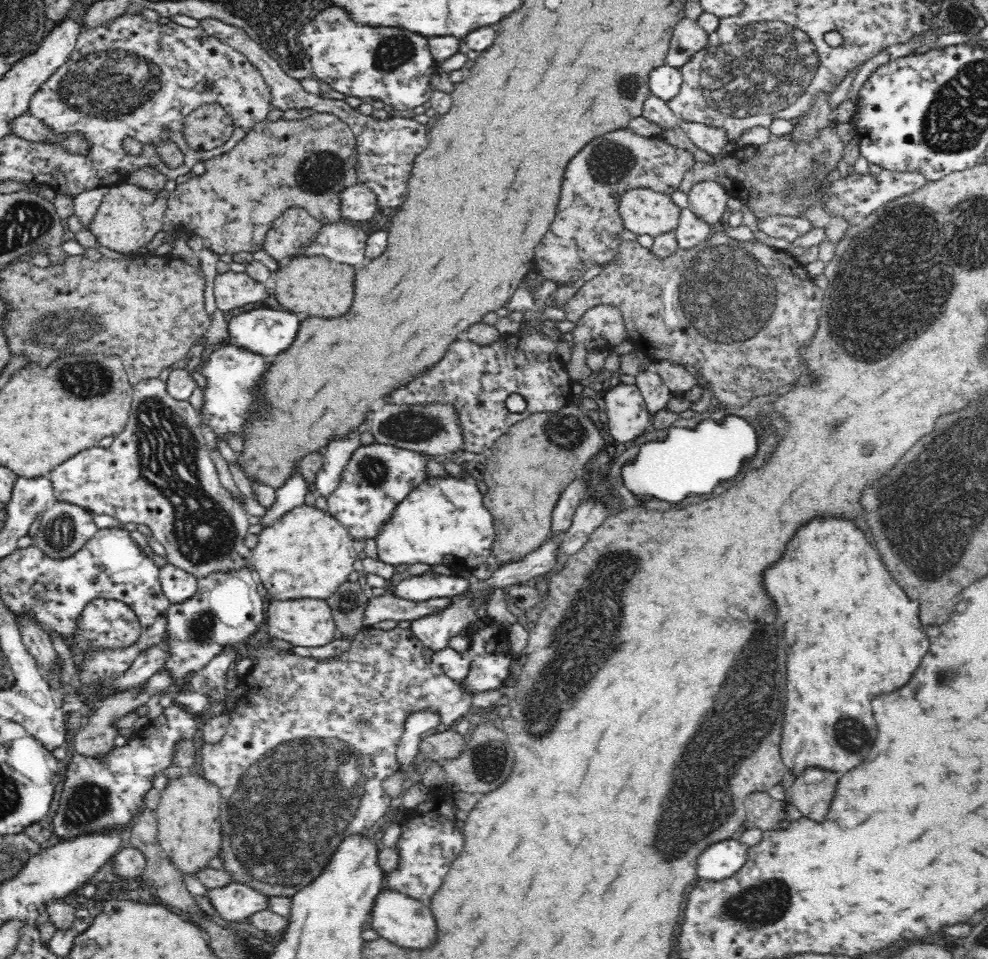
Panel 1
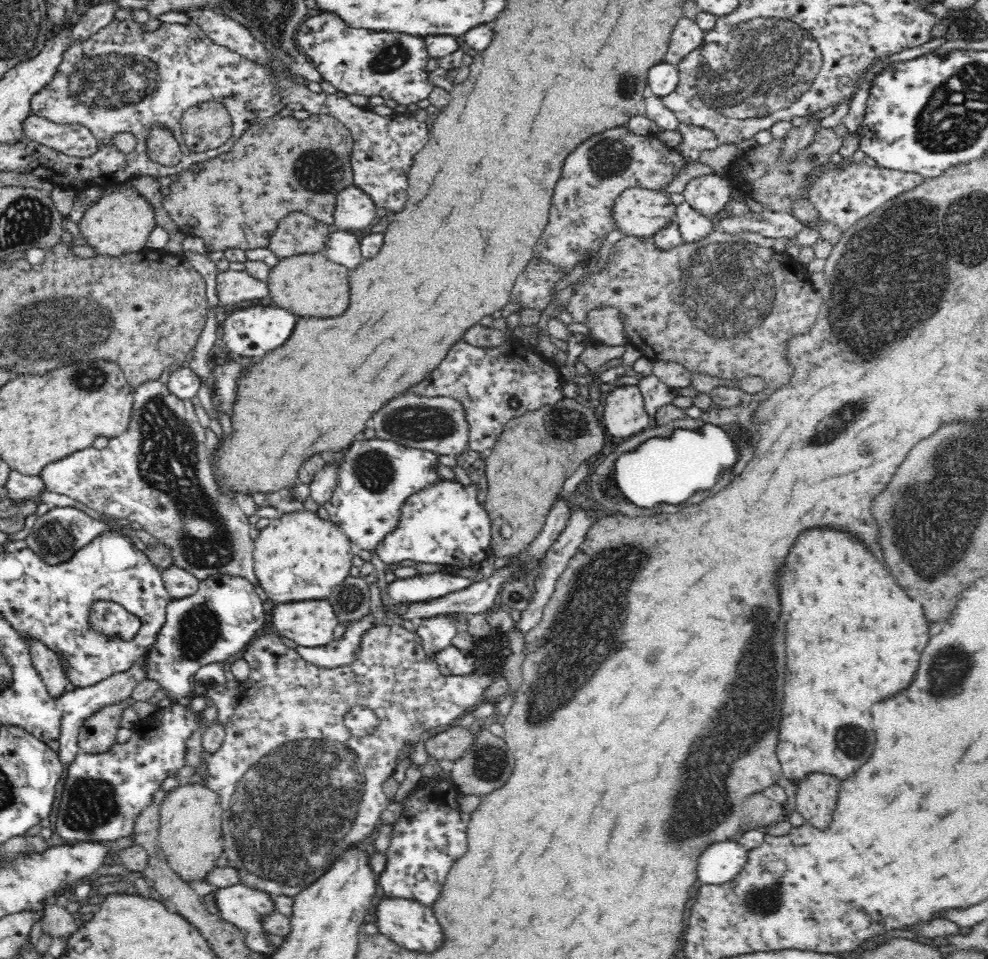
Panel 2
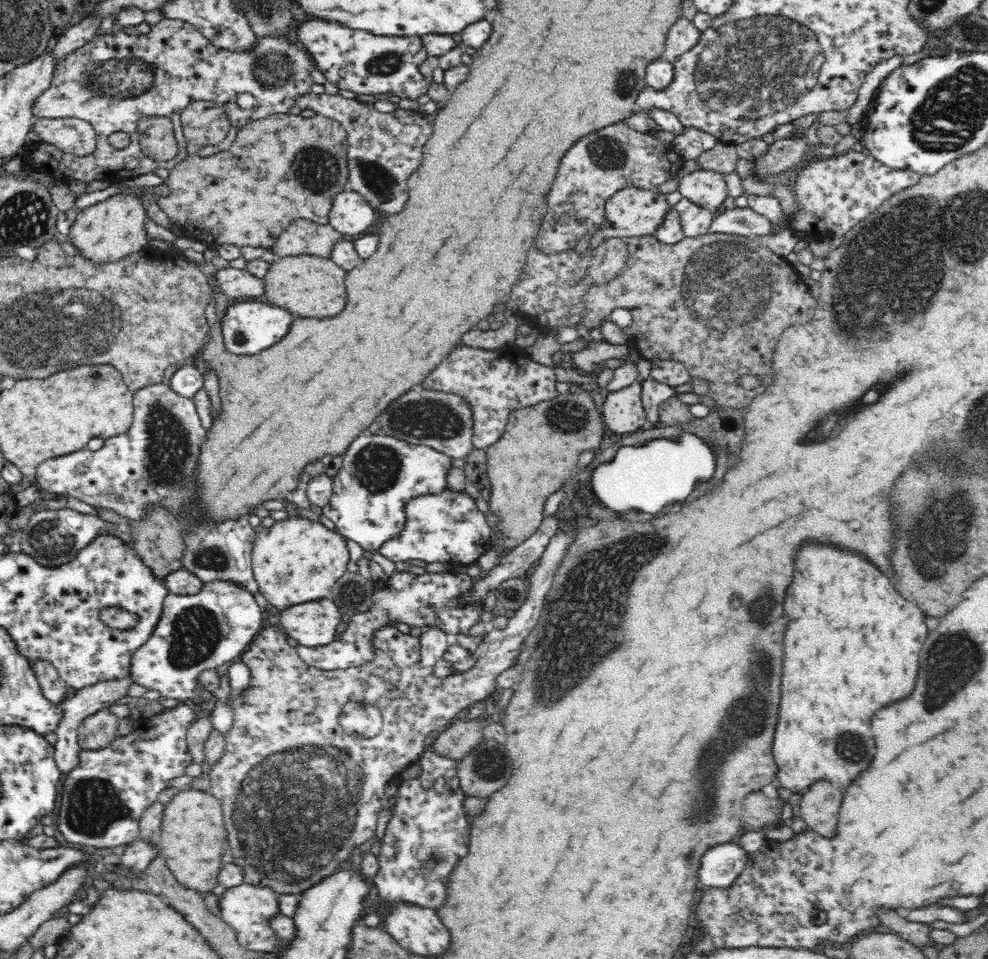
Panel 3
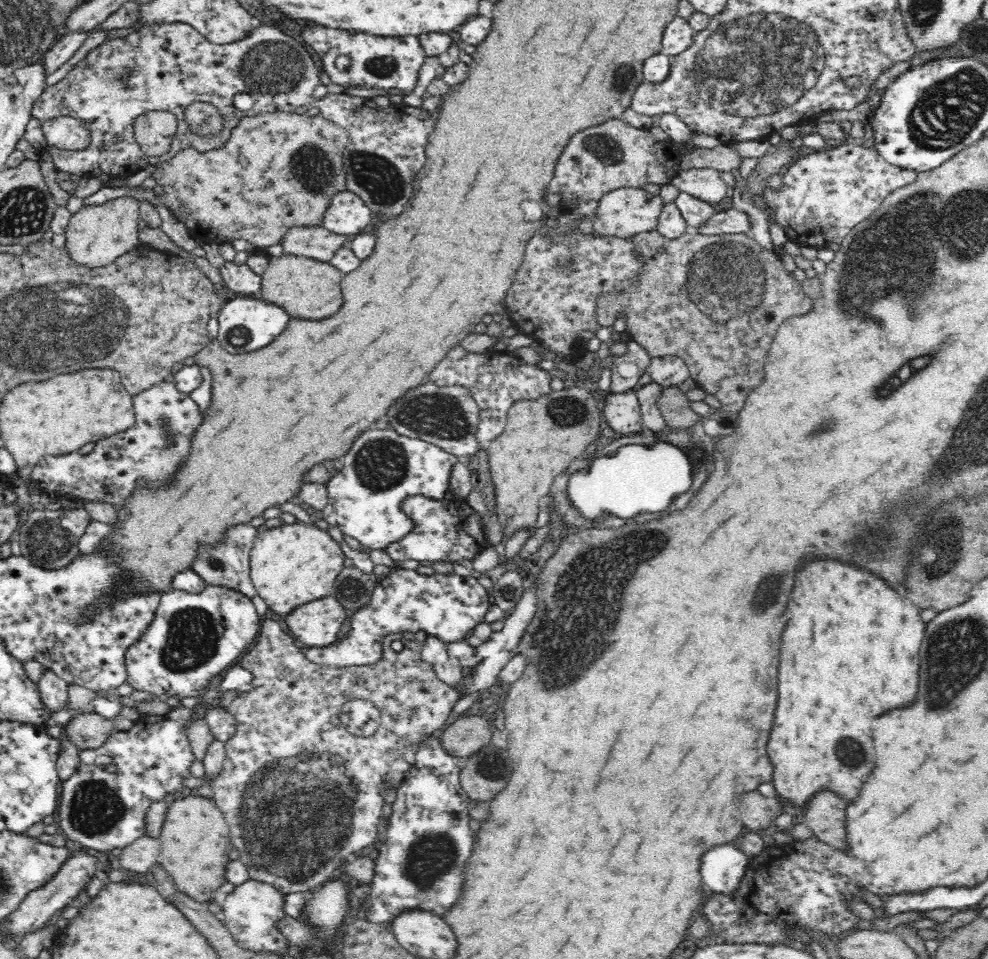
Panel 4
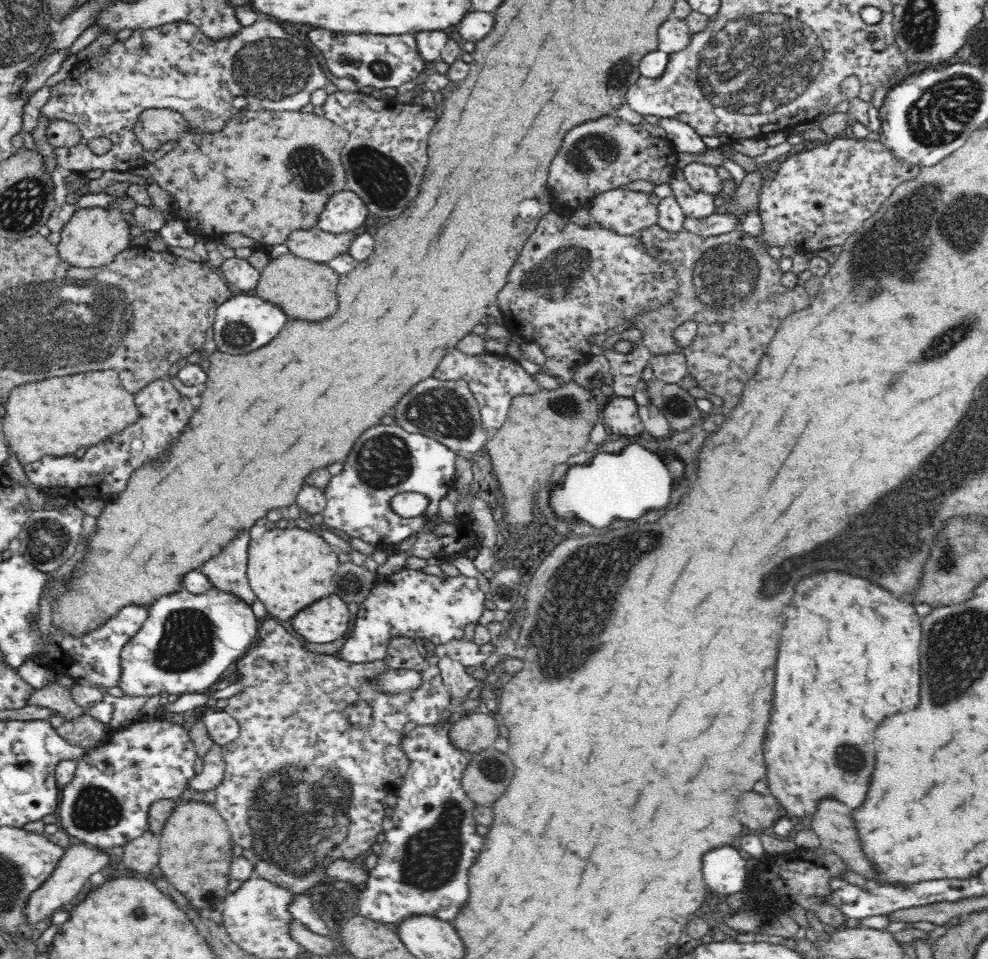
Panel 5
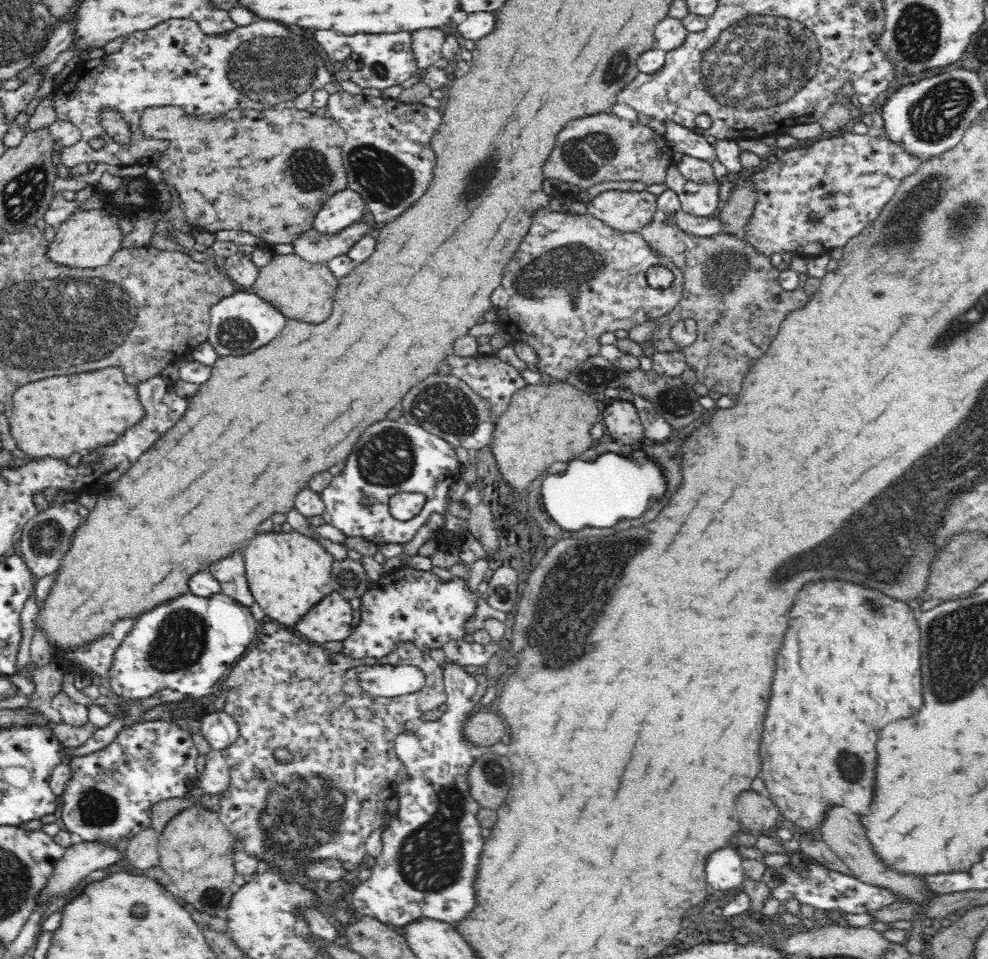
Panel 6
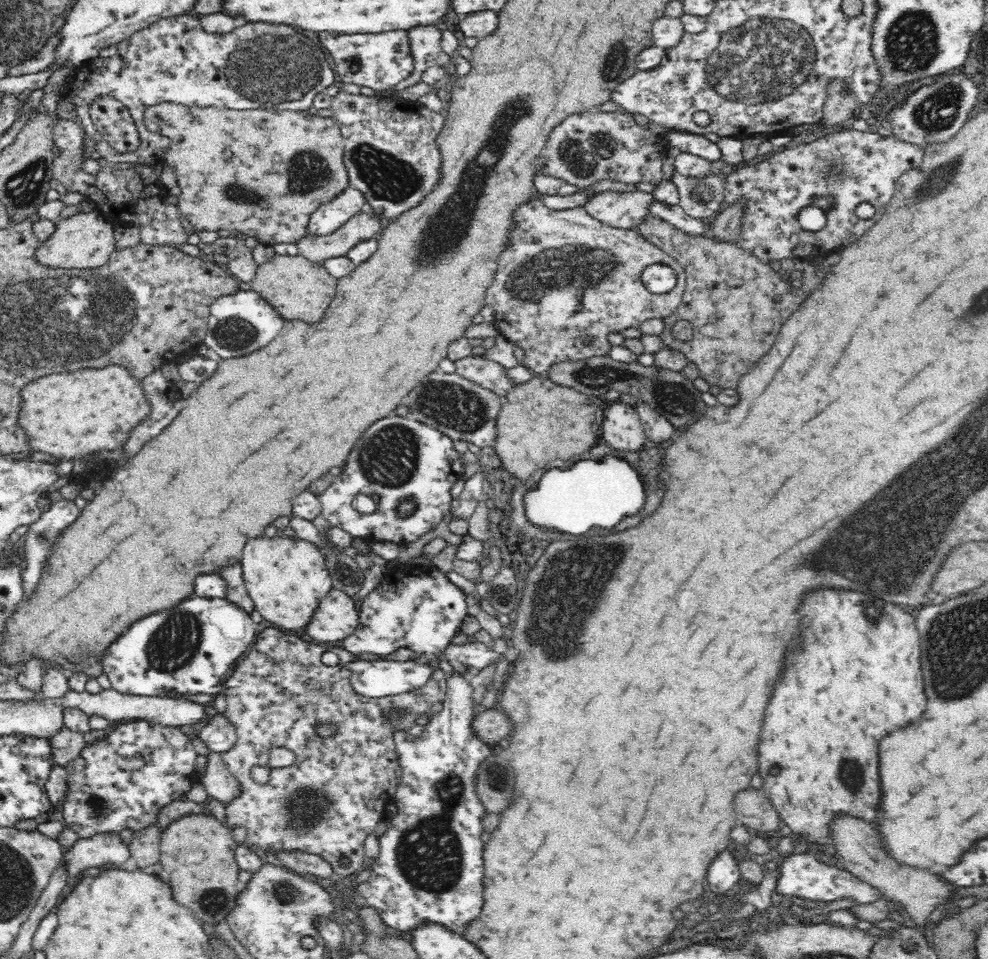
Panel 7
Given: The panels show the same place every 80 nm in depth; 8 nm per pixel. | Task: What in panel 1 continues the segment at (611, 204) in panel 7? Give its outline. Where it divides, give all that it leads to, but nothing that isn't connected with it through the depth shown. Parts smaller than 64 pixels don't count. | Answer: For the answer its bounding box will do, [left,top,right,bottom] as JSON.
[617,188,680,237]

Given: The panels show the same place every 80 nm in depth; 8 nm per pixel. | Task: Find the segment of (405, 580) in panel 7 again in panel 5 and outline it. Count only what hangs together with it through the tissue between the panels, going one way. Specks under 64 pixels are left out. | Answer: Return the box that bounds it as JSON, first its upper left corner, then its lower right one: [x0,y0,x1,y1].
[336,566,488,694]

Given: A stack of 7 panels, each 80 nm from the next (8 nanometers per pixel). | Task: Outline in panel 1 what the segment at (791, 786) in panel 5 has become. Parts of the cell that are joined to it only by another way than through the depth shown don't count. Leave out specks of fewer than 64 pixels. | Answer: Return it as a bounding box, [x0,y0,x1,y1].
[768,520,928,776]

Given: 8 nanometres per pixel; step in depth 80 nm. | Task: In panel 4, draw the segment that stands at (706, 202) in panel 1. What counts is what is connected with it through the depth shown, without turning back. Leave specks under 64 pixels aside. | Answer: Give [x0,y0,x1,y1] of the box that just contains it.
[672,167,728,207]

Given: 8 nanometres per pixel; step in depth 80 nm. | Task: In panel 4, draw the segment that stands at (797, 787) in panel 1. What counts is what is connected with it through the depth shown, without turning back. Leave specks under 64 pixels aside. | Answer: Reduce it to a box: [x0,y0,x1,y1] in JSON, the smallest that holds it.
[803,792,850,854]

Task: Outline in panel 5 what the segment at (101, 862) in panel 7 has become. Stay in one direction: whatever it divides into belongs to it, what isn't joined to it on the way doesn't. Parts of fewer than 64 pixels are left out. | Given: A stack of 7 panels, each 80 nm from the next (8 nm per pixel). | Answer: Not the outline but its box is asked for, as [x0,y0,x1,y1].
[24,843,110,924]

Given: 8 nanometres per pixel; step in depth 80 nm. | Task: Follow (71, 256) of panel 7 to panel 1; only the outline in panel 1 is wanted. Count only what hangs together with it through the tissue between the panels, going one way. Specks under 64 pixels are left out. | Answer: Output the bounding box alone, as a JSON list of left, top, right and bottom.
[87,181,169,254]

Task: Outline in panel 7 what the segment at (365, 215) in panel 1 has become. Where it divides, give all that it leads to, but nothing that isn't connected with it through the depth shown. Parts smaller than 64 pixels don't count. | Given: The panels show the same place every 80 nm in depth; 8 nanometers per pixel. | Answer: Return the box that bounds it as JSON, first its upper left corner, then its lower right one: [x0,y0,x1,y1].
[307,187,366,236]

